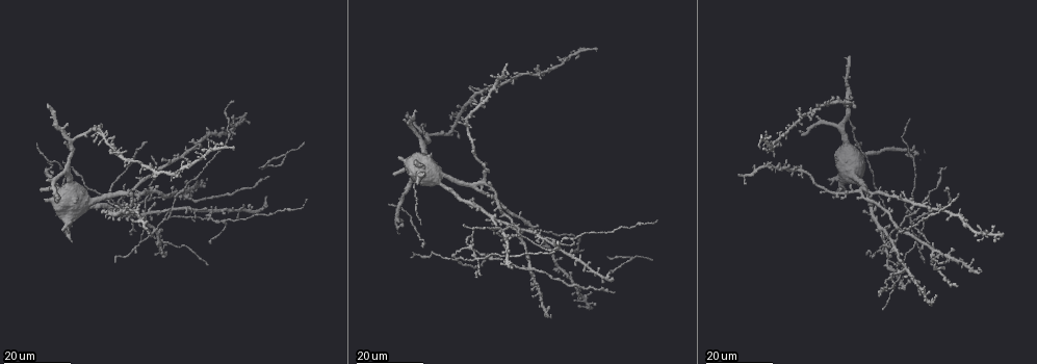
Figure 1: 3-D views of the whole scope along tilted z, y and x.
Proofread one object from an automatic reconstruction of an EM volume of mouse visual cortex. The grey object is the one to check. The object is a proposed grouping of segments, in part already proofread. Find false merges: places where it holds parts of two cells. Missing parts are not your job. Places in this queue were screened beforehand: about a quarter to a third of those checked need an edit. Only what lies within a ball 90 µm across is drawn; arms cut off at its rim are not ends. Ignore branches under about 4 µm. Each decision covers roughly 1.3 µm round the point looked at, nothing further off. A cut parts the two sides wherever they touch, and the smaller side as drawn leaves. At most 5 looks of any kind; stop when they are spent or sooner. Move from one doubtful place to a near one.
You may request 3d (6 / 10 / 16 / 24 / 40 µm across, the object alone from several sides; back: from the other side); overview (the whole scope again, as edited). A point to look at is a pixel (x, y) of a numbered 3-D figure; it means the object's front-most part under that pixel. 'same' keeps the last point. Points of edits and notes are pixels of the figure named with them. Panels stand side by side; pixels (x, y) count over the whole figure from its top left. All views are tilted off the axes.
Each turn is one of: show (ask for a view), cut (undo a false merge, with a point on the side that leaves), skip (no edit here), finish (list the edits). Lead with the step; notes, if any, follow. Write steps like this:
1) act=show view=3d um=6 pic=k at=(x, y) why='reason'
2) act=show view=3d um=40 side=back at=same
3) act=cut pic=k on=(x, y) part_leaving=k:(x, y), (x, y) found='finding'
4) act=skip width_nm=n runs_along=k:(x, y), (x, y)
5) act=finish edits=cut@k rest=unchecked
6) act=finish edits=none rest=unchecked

act=show view=3d um=24 pic=1 at=(142, 240) why='side arm on a straight run'

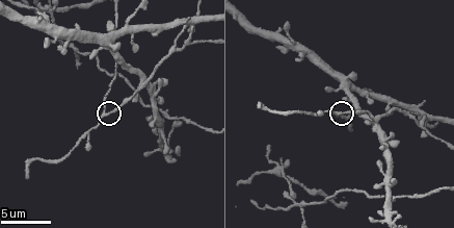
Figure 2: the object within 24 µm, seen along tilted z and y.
act=show view=3d um=6 pic=2 at=(104, 113)

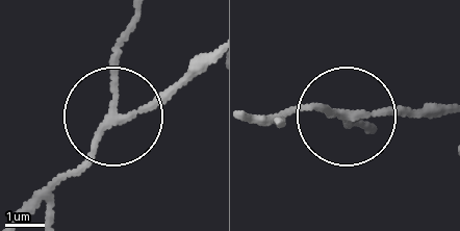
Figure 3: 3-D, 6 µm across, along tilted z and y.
act=skip side_arm_um=12 found='all the same cell'

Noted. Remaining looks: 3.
act=show view=3d um=16 pic=2 at=(425, 122) why='looks like a crossing'

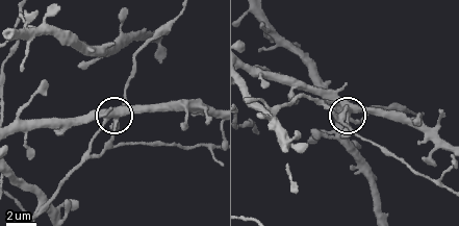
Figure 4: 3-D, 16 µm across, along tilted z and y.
act=skip side_arm_um=46 runs_along=4:(251, 65), (317, 88), (347, 116), (361, 120) found='all the same cell'

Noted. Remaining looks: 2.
act=show view=3d um=16 pic=1 at=(185, 196) why='four or more arms meet'

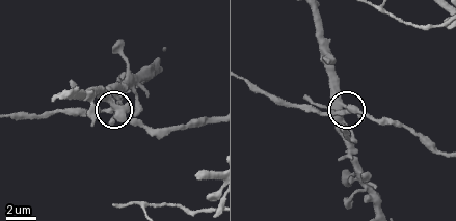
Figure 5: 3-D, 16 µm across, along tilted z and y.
act=show view=3d um=10 pic=5 at=(113, 106)

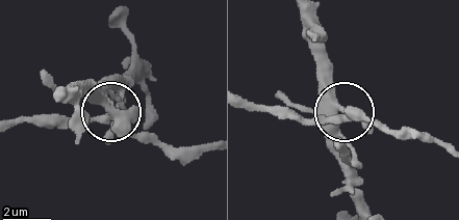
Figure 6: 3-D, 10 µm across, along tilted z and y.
act=cut pic=6 on=(314, 120) width_nm=370 found='a second cell is stuck on'

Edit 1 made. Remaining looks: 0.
act=finish edits=cut@6 rest=unchecked

